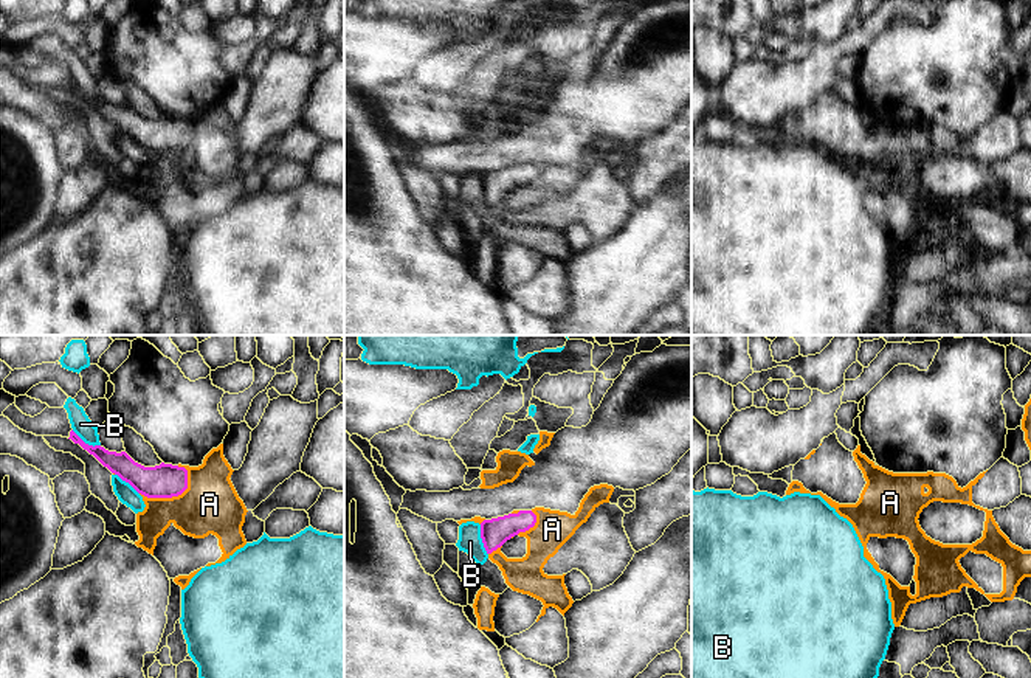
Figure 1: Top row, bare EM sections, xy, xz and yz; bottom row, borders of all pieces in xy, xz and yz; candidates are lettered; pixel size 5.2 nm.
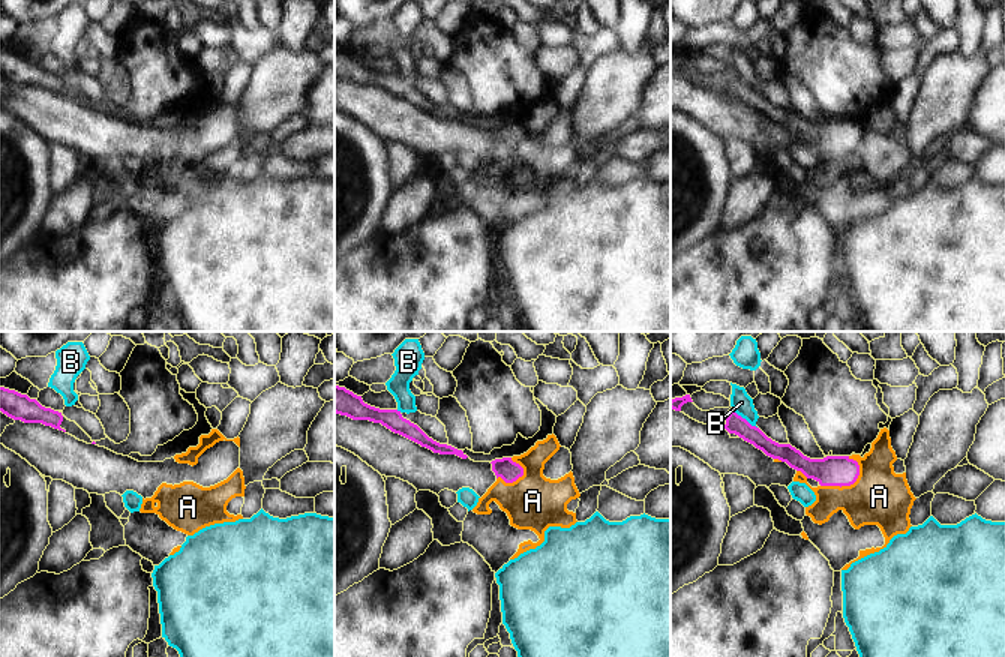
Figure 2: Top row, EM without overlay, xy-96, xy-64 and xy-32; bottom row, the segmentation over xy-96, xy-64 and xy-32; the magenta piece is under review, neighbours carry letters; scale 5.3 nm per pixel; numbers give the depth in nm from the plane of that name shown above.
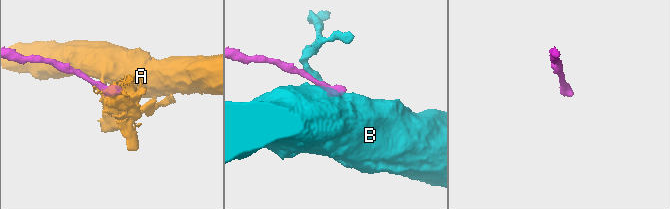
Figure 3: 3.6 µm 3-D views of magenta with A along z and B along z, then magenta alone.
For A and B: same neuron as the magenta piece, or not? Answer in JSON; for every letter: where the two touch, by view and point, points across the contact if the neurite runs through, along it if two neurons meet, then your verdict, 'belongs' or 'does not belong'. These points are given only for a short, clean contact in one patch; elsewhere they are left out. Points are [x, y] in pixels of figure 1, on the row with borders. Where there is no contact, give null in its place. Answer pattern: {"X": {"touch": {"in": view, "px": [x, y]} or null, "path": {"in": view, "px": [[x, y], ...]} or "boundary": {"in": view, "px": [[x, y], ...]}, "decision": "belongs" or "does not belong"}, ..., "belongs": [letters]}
{"A": {"touch": {"in": "xy", "px": [171, 497]}, "decision": "belongs"}, "B": {"touch": {"in": "xz", "px": [482, 540]}, "decision": "does not belong"}, "belongs": ["A"]}

